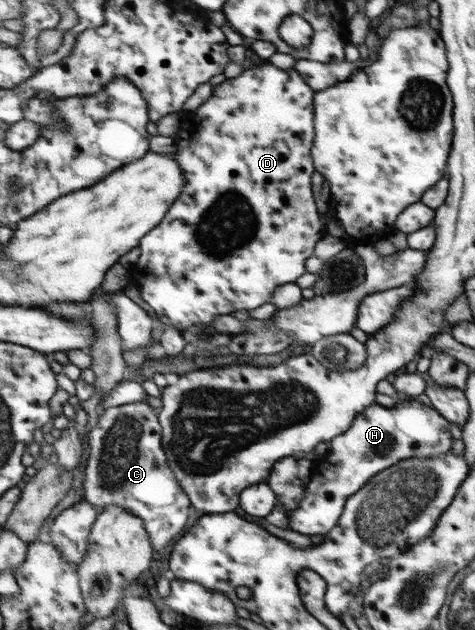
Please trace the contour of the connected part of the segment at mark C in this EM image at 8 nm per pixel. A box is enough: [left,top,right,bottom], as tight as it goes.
[83,401,193,551]

